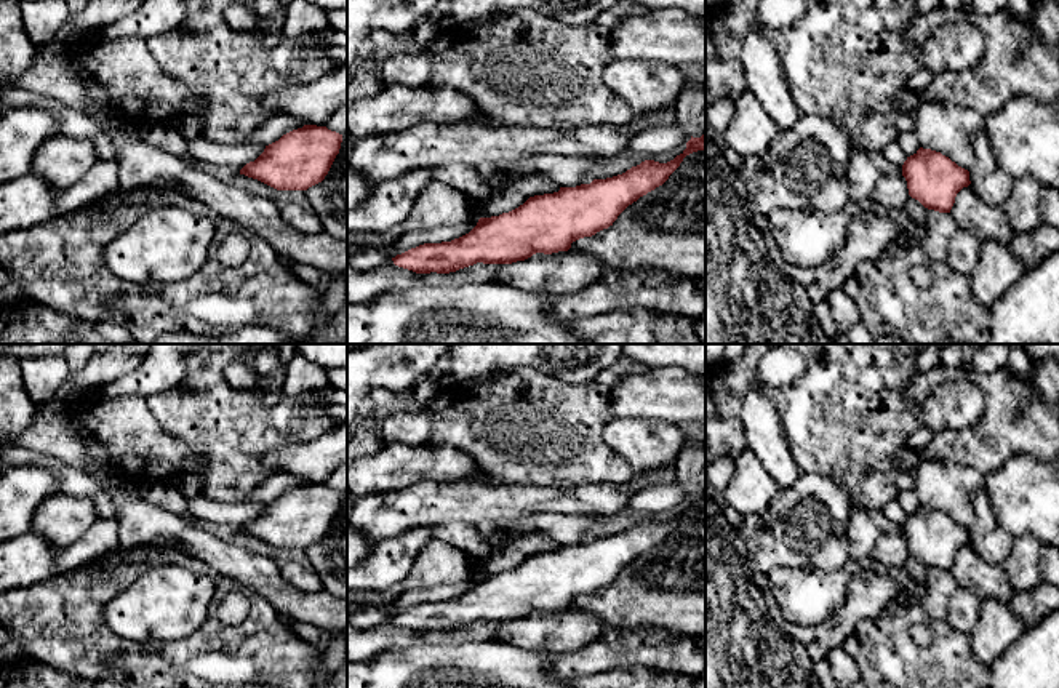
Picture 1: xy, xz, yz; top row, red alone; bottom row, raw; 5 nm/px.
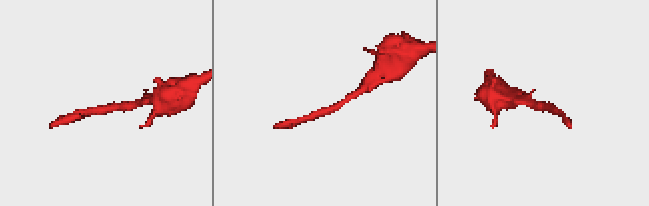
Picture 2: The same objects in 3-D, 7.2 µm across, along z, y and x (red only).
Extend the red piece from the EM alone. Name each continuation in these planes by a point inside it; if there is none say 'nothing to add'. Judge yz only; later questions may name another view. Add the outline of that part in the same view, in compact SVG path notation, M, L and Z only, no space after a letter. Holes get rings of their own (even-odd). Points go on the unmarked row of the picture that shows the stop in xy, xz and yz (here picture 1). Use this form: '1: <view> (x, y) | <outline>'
nothing to add

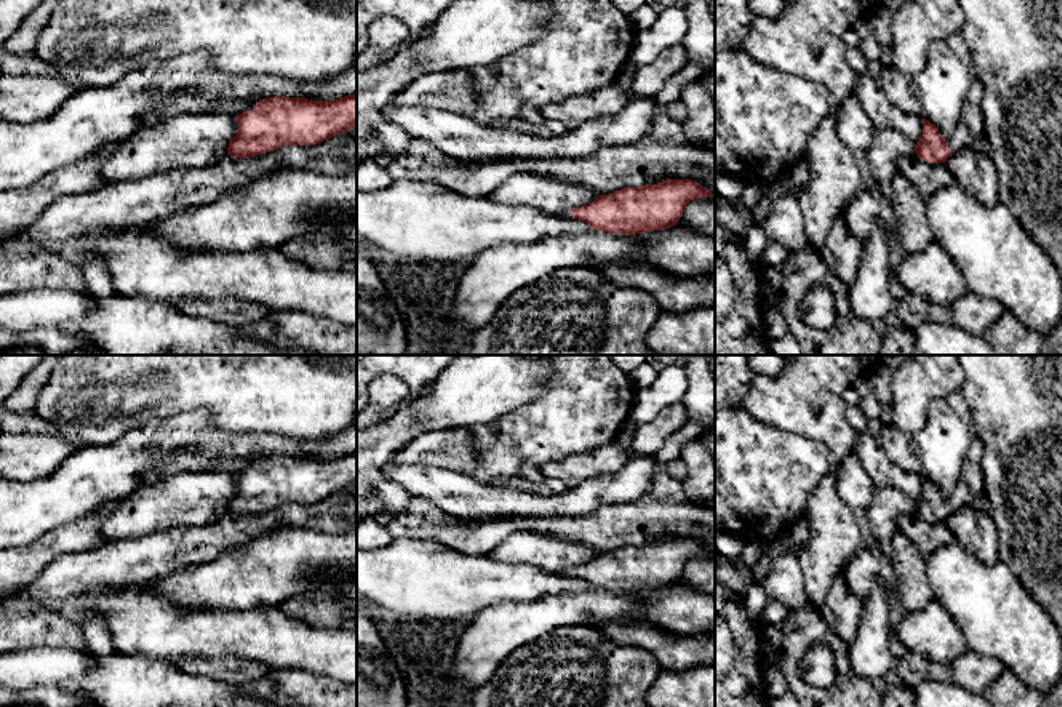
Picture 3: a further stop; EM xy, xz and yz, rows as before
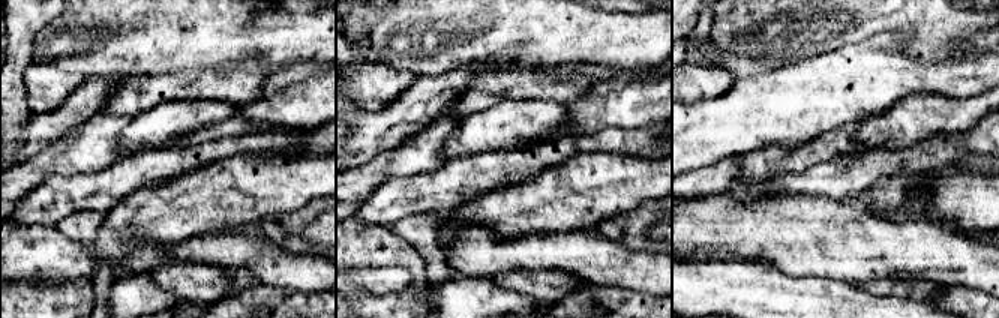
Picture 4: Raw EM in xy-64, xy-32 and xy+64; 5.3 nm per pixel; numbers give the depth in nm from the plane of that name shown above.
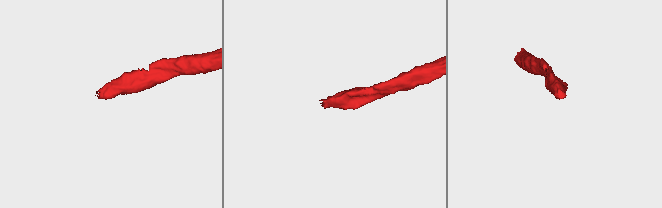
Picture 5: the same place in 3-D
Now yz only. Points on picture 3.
1: yz (963, 496) | M958 483L953 493L948 496L948 505L952 512L958 512L964 507L990 510L990 505L984 494L976 494L966 483Z

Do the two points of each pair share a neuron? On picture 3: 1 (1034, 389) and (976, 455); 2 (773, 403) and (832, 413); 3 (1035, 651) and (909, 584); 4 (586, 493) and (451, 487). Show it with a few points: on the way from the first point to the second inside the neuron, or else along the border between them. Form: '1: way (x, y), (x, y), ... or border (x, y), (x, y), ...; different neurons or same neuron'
1: border (974, 435), (982, 445), (982, 485); different neurons
2: way (787, 418), (795, 423), (818, 424); same neuron
3: border (926, 562), (926, 576), (936, 599); different neurons
4: way (552, 504), (485, 501); same neuron

